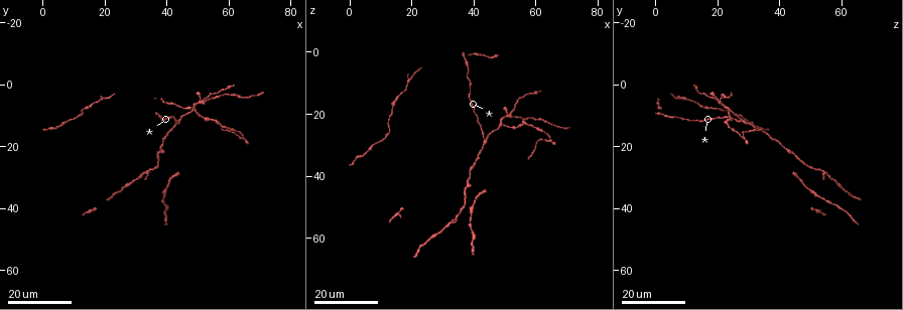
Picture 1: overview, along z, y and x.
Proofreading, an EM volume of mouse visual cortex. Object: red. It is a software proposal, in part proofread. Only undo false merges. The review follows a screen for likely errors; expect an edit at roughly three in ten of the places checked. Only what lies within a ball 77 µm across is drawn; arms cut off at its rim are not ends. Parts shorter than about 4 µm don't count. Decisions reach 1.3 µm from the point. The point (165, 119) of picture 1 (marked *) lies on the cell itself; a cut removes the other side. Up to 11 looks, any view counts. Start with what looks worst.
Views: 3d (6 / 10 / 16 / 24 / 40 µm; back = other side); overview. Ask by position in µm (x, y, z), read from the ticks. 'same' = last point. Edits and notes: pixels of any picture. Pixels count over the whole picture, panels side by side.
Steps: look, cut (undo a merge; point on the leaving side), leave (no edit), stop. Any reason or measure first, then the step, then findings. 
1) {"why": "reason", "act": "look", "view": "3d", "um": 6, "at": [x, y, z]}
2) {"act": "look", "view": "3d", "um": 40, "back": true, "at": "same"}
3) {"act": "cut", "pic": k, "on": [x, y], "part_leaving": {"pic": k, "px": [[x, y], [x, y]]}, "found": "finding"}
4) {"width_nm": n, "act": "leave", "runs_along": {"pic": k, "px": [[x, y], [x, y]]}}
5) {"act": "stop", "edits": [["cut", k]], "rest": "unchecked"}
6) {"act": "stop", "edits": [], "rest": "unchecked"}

{"why": "three arms meet", "act": "look", "view": "3d", "um": 24, "at": [49.0, 8.0, 23.5]}

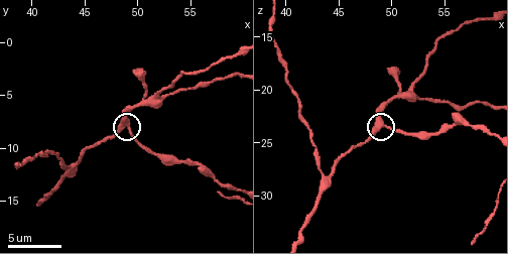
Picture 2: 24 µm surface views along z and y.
{"act": "look", "view": "3d", "um": 10, "at": [49.0, 7.8, 23.0]}

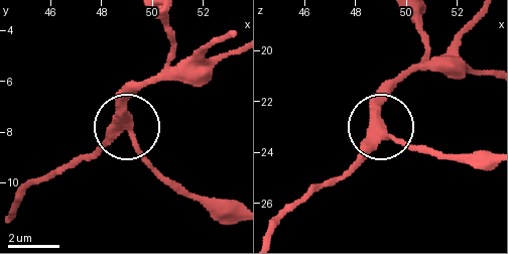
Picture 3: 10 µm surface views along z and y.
{"arms": 3, "act": "leave", "runs_along": {"pic": 3, "px": [[20, 199], [85, 159], [122, 125], [128, 84]]}, "found": "one cell here"}

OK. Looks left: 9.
{"why": "three-way junction", "act": "look", "view": "3d", "um": 6, "at": [51.6, 5.0, 20.0]}

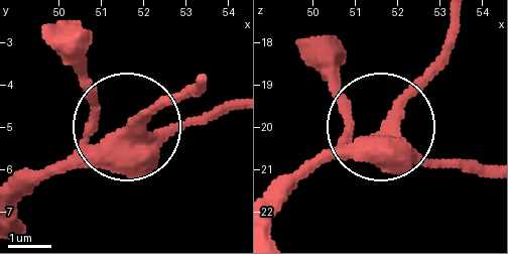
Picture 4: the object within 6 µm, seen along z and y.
{"side_arm_um": 16, "act": "leave", "runs_along": {"pic": 4, "px": [[23, 195], [193, 87]]}, "found": "one cell here"}

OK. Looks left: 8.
{"why": "three arms meet", "act": "look", "view": "3d", "um": 10, "at": [44.0, 11.4, 28.4]}

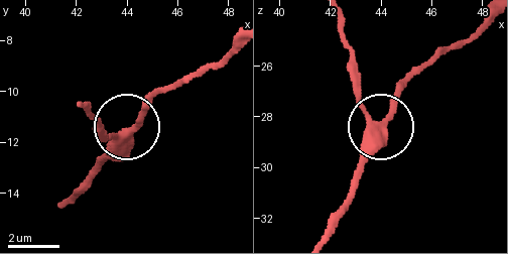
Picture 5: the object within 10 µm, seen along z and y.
{"act": "look", "view": "3d", "um": 6, "at": [44.2, 11.5, 28.3]}

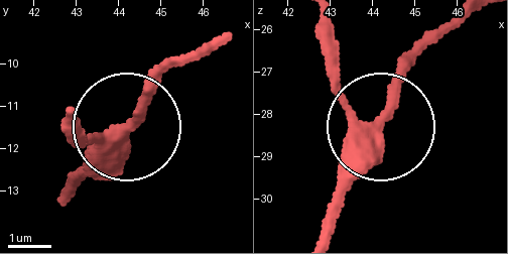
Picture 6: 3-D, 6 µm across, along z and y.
{"act": "leave", "runs_along": {"pic": 6, "px": [[320, 17], [345, 104], [373, 126], [446, 32]]}, "found": "continuous, no second cell"}

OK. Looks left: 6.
{"why": "sudden change in width", "act": "look", "view": "3d", "um": 24, "at": [64.0, 4.5, 23.0]}

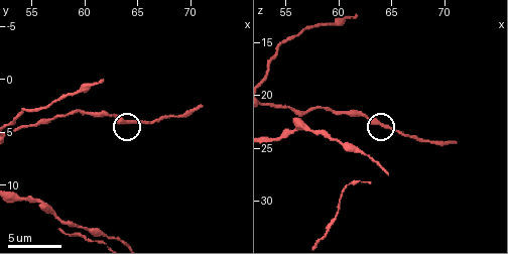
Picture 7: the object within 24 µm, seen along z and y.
{"why": "closer look", "act": "look", "view": "3d", "um": 6, "at": [64.4, 4.0, 23.0]}

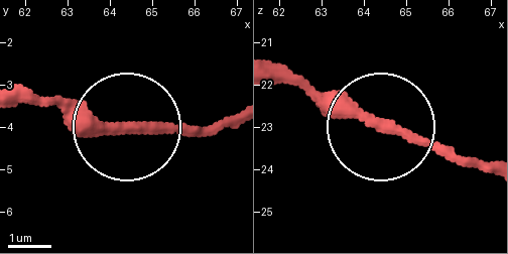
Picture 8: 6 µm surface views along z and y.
{"act": "look", "view": "3d", "um": 6, "back": true, "at": [64.45, 4.05, 22.95]}

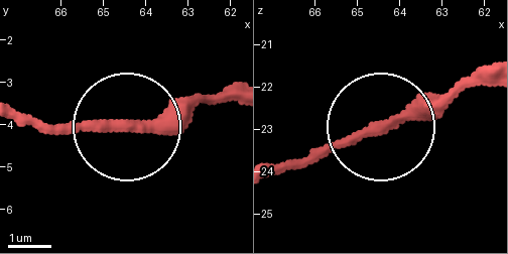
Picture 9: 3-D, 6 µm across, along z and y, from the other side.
{"act": "leave", "runs_along": {"pic": 9, "px": [[232, 91], [135, 123], [30, 123]]}, "found": "continuous, no second cell"}

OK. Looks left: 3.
{"act": "look", "view": "3d", "um": 16, "at": [57.4, 13.2, 23.6]}

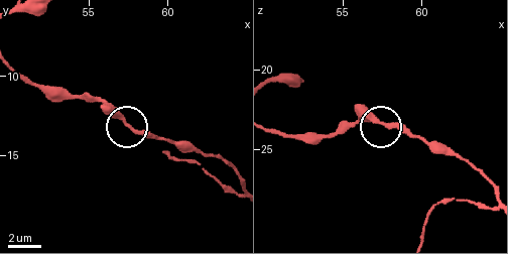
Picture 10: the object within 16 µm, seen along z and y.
{"act": "look", "view": "3d", "um": 16, "back": true, "at": [57.4, 13.0, 23.4]}

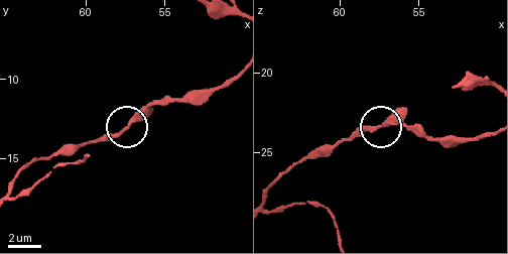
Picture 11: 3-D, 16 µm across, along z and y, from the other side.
{"width_nm": 240, "act": "leave", "runs_along": {"pic": 11, "px": [[491, 132], [471, 139], [434, 139], [389, 123], [338, 139]]}, "found": "continuous, no second cell"}

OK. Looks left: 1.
{"act": "stop", "edits": [], "rest": "unchecked"}

